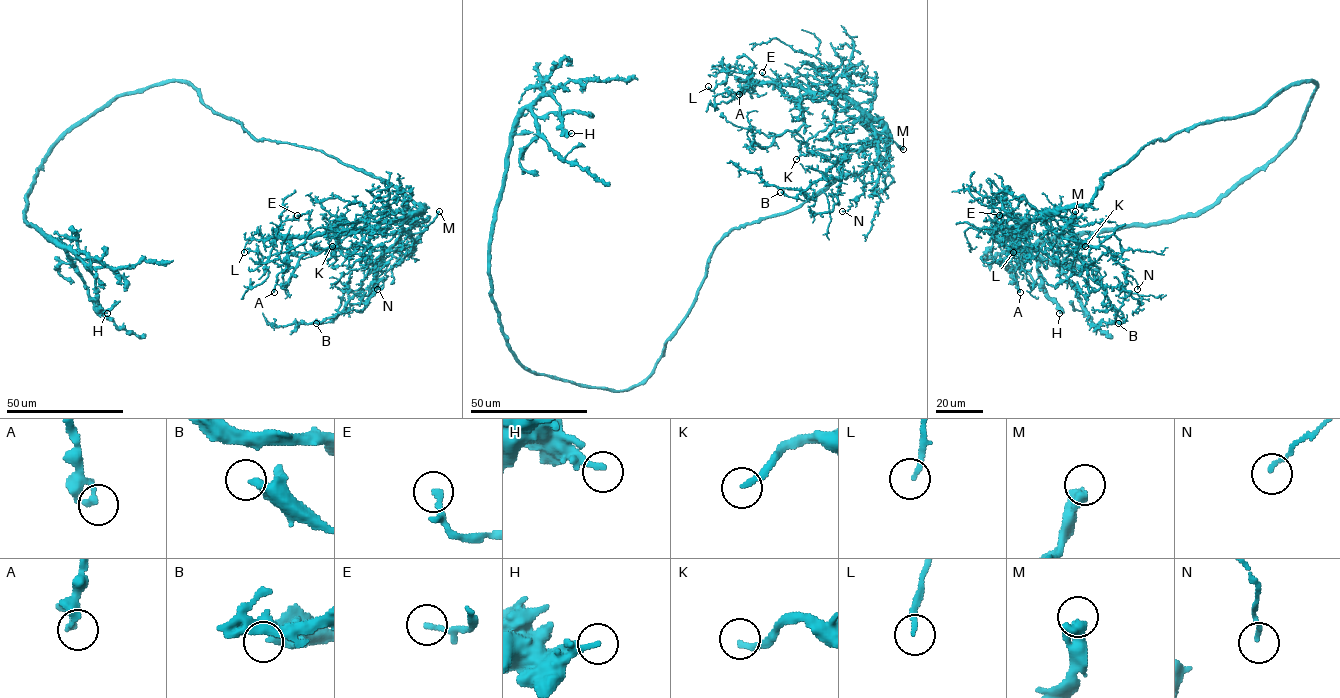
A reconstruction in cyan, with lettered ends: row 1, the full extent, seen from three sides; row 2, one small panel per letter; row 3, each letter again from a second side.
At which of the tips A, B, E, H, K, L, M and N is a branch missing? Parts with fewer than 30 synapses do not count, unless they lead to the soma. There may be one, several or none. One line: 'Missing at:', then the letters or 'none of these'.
Missing at: none of these

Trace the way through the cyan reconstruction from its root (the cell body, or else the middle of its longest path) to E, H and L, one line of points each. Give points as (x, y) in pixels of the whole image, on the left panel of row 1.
E: (53, 242), (25, 220), (44, 156), (170, 81), (422, 205), (312, 235), (297, 215)
H: (53, 242), (71, 251), (94, 276), (98, 303), (107, 313)
L: (53, 242), (25, 220), (46, 154), (116, 97), (175, 81), (255, 138), (322, 151), (422, 205), (244, 252)

